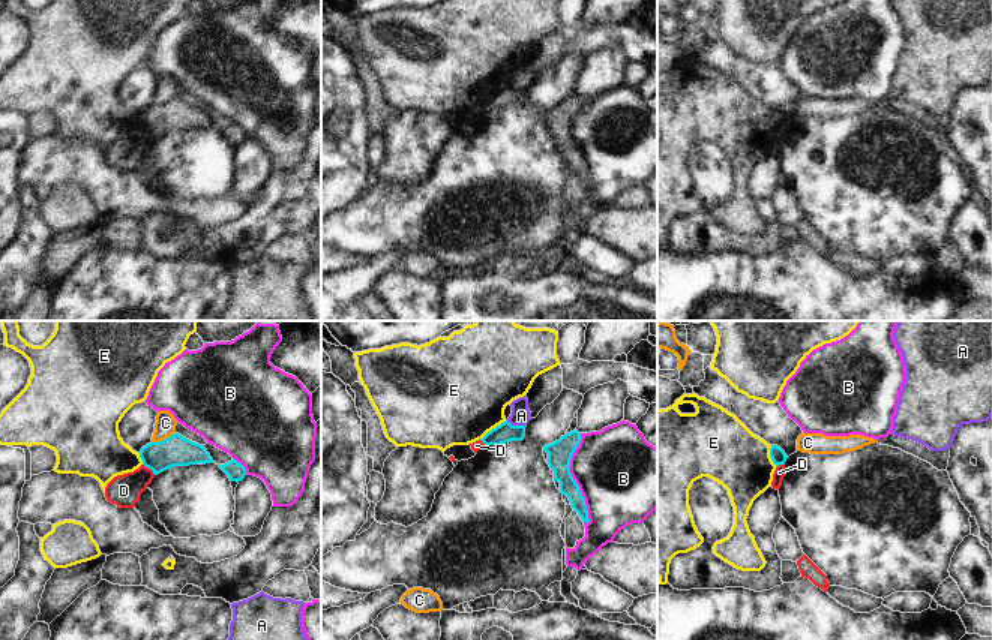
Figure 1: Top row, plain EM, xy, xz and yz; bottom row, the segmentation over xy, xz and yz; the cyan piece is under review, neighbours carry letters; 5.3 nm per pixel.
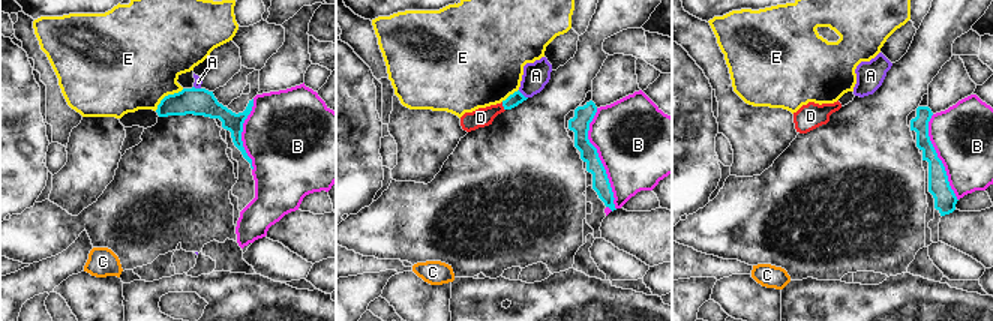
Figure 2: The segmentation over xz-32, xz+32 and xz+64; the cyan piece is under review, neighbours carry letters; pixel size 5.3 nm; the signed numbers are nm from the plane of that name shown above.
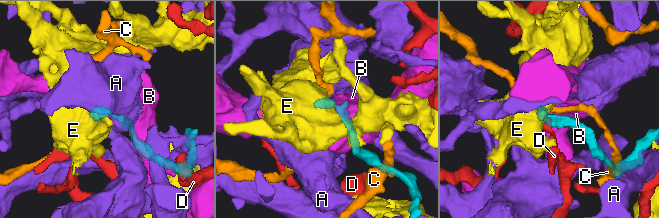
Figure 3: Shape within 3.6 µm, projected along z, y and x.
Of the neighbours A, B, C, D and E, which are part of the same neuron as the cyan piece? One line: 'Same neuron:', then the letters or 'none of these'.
Same neuron: none of these.

